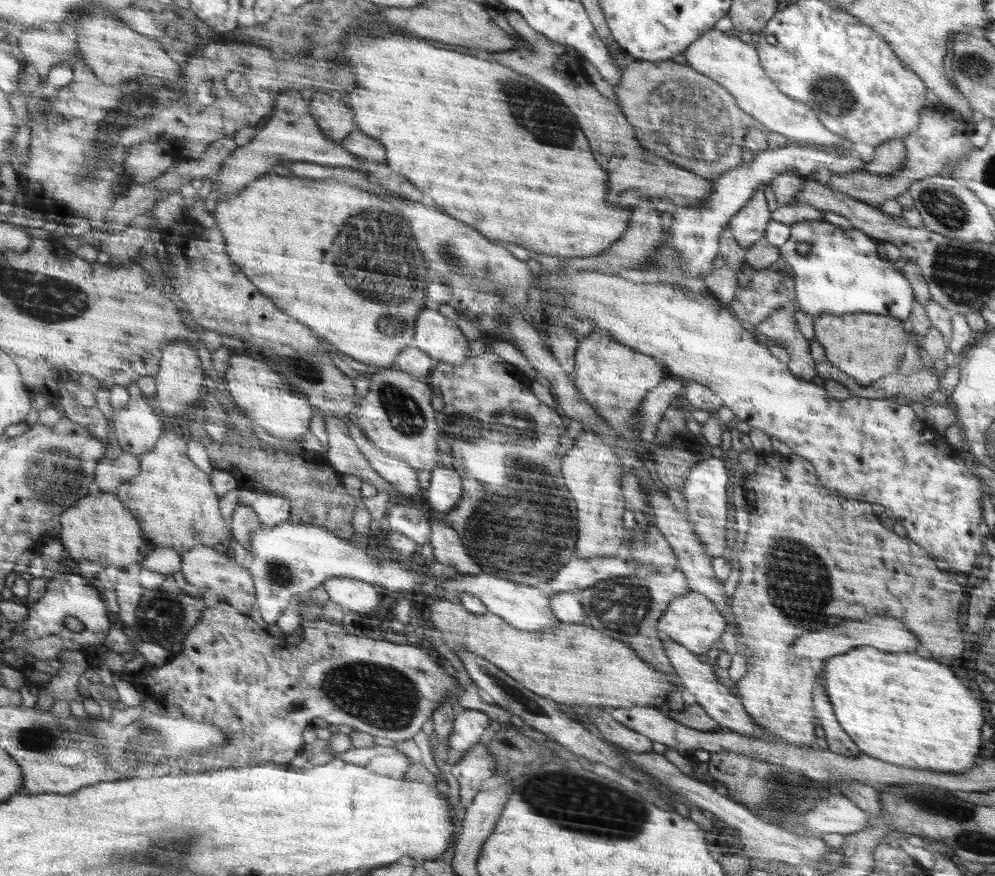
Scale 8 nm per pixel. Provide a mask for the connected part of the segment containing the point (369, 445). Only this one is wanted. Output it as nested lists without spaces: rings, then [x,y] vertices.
[[[347,420],[348,433],[358,445],[360,453],[368,459],[368,465],[380,475],[391,482],[396,489],[407,496],[415,495],[422,491],[418,481],[418,471],[411,467],[405,460],[393,454],[384,452],[378,445],[370,441],[365,433],[357,426],[354,420]]]

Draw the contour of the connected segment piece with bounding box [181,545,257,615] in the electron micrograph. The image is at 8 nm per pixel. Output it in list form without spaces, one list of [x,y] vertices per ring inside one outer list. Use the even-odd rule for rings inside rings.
[[[200,545],[183,556],[184,565],[181,572],[190,584],[198,588],[207,589],[206,592],[214,592],[218,596],[223,595],[227,603],[232,603],[247,615],[254,610],[257,600],[257,590],[253,576],[250,575],[246,564],[240,566],[236,558],[230,558],[227,553],[212,548],[211,546]]]

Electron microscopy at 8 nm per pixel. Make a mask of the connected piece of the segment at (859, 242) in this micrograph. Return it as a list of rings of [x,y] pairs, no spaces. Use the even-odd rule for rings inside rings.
[[[802,220],[802,222],[794,222],[790,225],[790,238],[779,249],[780,263],[795,283],[795,289],[792,291],[793,300],[796,301],[800,310],[812,318],[816,318],[824,312],[835,315],[869,312],[884,314],[884,316],[896,316],[904,321],[908,319],[910,312],[913,312],[913,305],[917,300],[914,298],[914,288],[910,284],[910,280],[904,272],[892,268],[888,258],[886,260],[878,258],[874,240],[860,229],[842,229],[825,220]],[[800,242],[810,246],[810,251],[804,256],[796,251]]]

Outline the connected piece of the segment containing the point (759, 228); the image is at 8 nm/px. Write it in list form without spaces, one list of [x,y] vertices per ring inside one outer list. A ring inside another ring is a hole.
[[[760,187],[754,190],[754,196],[746,206],[730,219],[728,229],[732,231],[738,245],[746,250],[763,238],[770,220],[772,220],[772,212],[768,207],[763,188]]]

